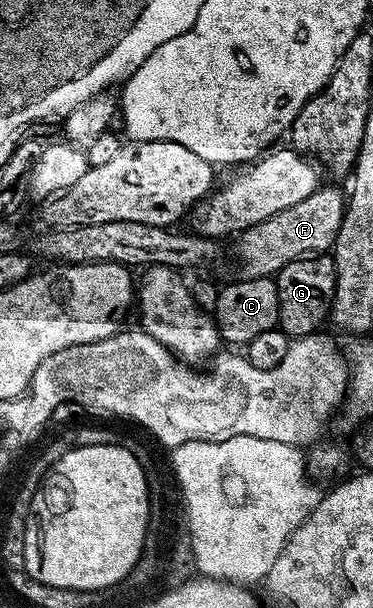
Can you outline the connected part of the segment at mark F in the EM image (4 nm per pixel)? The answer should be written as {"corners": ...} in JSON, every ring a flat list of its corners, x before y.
{"corners":[[318,186,303,202,287,210,279,210,279,214,271,214,263,222,251,226,240,233,237,240,237,260,241,263,240,275,250,280,256,276,276,277,283,266,301,260,305,256,320,256,328,253,339,234,339,226,345,213,346,193,337,188]]}

